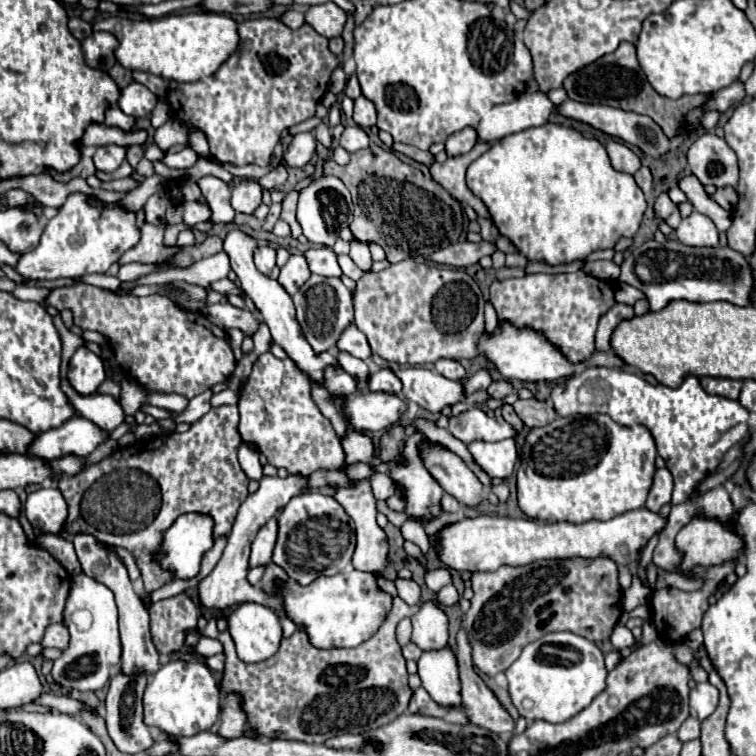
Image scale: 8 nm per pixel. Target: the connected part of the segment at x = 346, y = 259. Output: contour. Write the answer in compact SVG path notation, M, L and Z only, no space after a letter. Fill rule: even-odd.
M339 255L337 257L339 259L339 265L341 265L341 271L343 271L343 275L347 275L347 277L351 277L353 281L357 281L361 275L363 275L363 271L353 263L353 259L349 257L349 255Z

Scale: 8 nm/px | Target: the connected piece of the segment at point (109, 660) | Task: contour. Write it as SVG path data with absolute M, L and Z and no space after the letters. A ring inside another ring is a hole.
M85 573L75 575L71 579L71 595L65 605L65 625L71 631L71 643L69 649L63 651L63 655L53 663L51 675L55 683L63 685L65 689L73 687L79 691L101 689L109 681L111 671L119 665L121 655L117 631L117 603L111 589L87 577Z

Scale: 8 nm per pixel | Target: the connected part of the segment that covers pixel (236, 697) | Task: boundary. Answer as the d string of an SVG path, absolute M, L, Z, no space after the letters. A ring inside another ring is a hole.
M227 693L227 699L223 699L223 711L219 721L221 721L219 735L229 739L243 735L247 713L243 709L243 697L239 693Z

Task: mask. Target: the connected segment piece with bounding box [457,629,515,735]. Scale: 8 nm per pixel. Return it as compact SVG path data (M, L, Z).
M459 629L457 633L457 659L459 659L459 675L461 675L461 695L463 695L463 707L469 721L473 721L479 727L487 727L489 731L495 731L499 735L513 733L515 721L505 711L505 707L499 703L495 693L485 685L485 681L473 671L471 661L471 647L467 643L465 629Z

